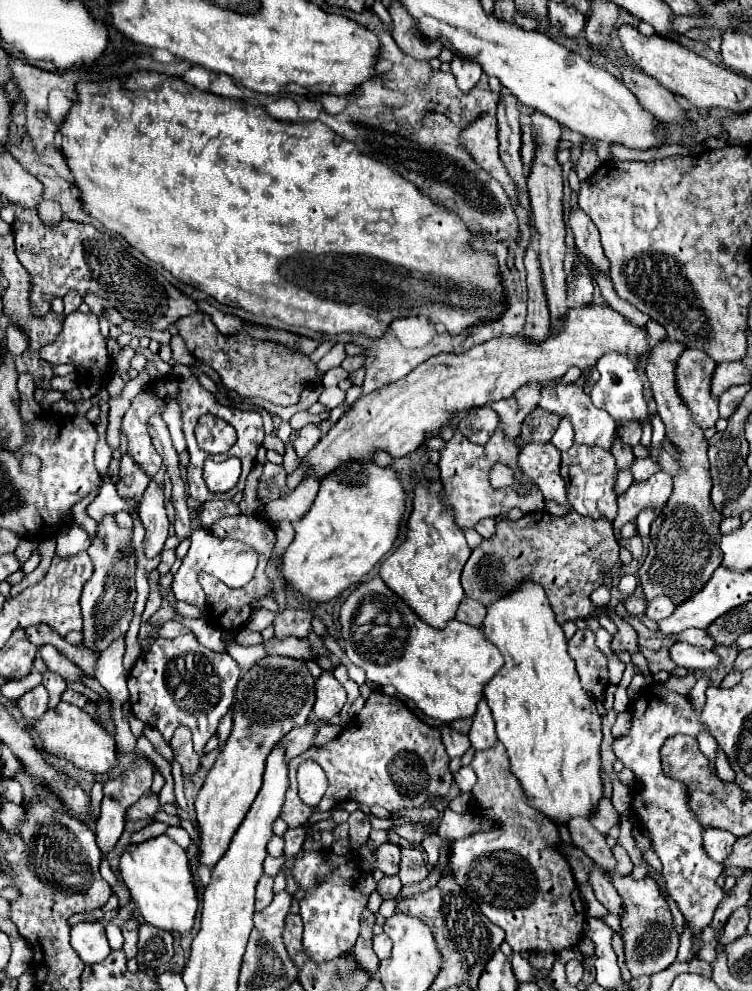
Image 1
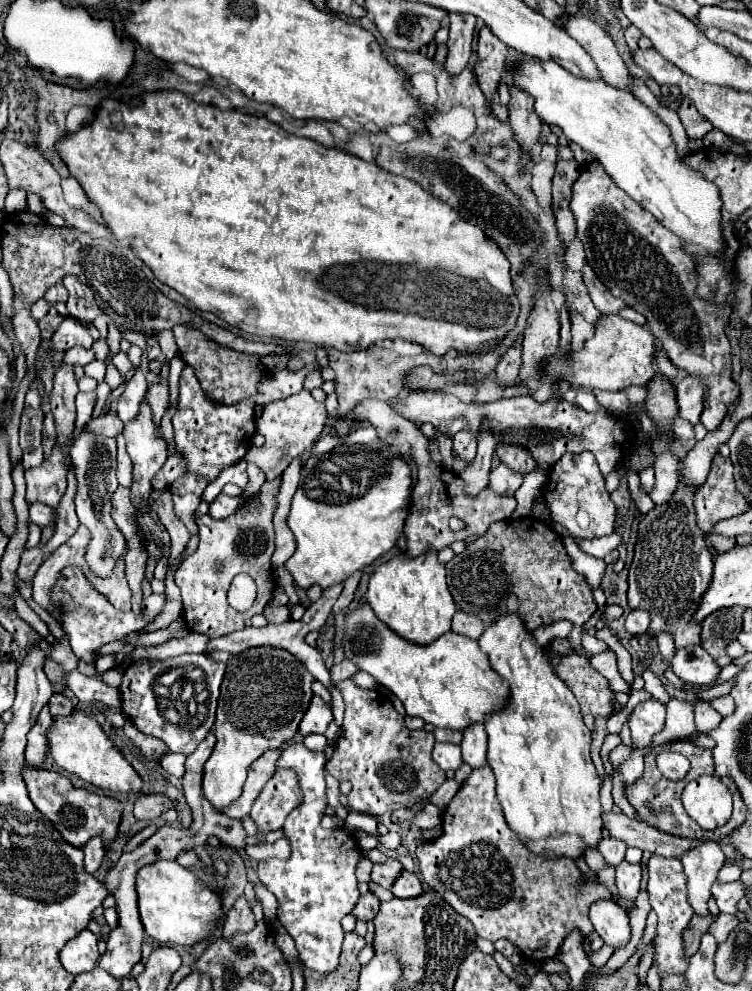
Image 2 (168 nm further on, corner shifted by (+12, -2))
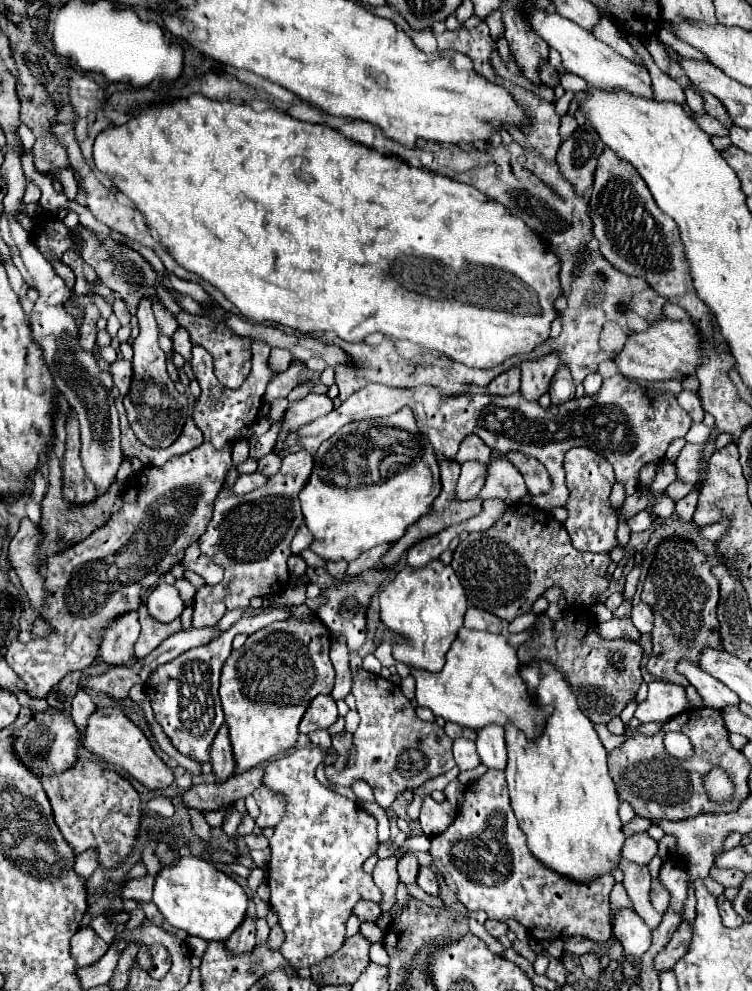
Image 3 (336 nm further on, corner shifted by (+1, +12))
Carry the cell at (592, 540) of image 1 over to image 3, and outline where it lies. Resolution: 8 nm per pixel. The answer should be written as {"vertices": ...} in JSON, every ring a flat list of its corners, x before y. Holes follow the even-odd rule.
{"vertices":[[519,503,507,507,503,517,485,533,471,533,461,541,453,553,451,567,465,589,469,605,485,609,503,621,513,621,517,615,527,613,545,589,553,585,567,591,565,599,569,603,591,605,609,585,605,579,609,563,609,553,577,551,565,527,551,513]]}

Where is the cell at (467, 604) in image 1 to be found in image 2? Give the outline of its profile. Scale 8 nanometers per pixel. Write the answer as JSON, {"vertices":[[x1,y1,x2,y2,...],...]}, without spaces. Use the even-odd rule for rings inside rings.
{"vertices":[[456,611,452,617,452,631,466,635,470,639,478,639,484,631,484,623,480,619,476,619,474,615,468,615,464,611]]}

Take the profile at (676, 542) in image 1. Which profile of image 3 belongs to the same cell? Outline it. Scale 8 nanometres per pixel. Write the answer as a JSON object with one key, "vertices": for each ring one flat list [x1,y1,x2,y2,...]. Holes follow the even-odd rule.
{"vertices":[[665,541,659,545,657,557,651,563,641,601,651,607,655,617,655,627,651,633,653,655,647,663,649,673,665,681,685,685,683,675,677,673,677,663,689,661,699,665,699,655,705,647,721,649,719,621,715,613,719,601,719,581,711,575,707,557,689,541]]}

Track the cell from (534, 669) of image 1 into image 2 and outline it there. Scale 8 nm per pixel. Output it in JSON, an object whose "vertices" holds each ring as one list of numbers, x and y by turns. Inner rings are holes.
{"vertices":[[500,615,496,621,486,625,484,633,478,639,480,649,488,655,490,665,502,679,506,679,510,687,510,695,502,709,492,711,486,715,486,721,474,723,472,727,464,729,462,737,462,759,470,767,480,767,487,763,496,775,496,793,498,801,504,809,504,817,512,831,520,835,520,839,530,847,534,853,548,853,548,855,564,855,576,859,582,855,584,847,596,847,602,833,602,811,600,811,600,777,590,759,590,743,592,735,590,729,582,721,580,705,572,691,564,685,560,677,556,677,554,667,550,665,544,649,536,643,534,635,526,629,520,615],[524,647,524,649,522,649],[486,725,486,731,485,727],[488,733,488,739,487,739],[532,817,532,821,530,821],[534,817,540,817,536,823]]}

